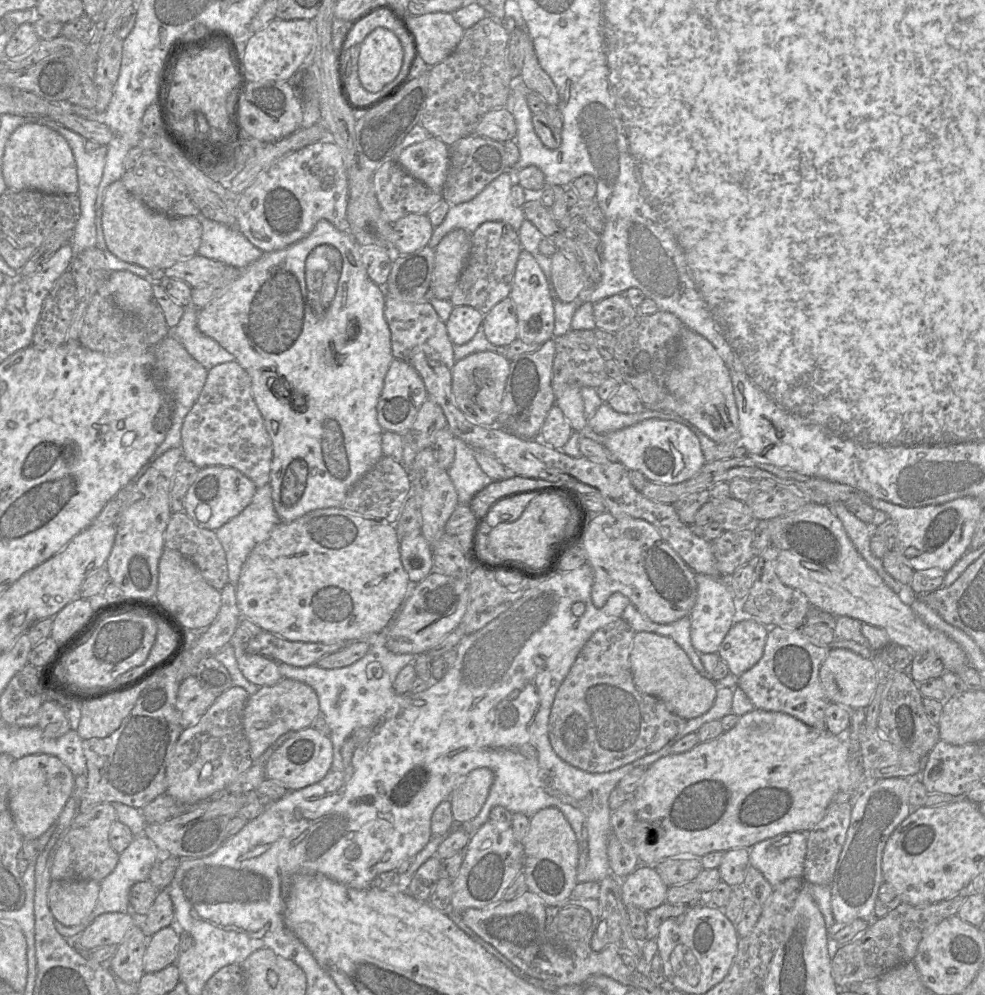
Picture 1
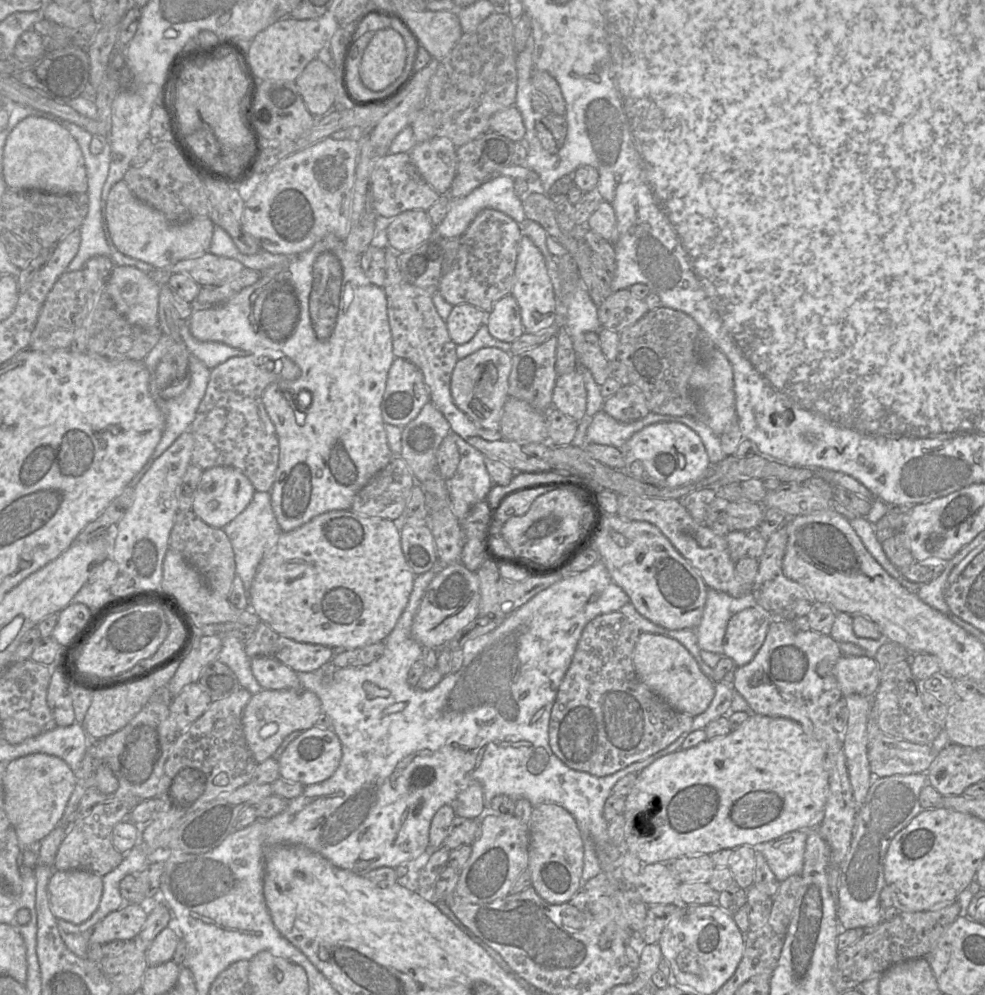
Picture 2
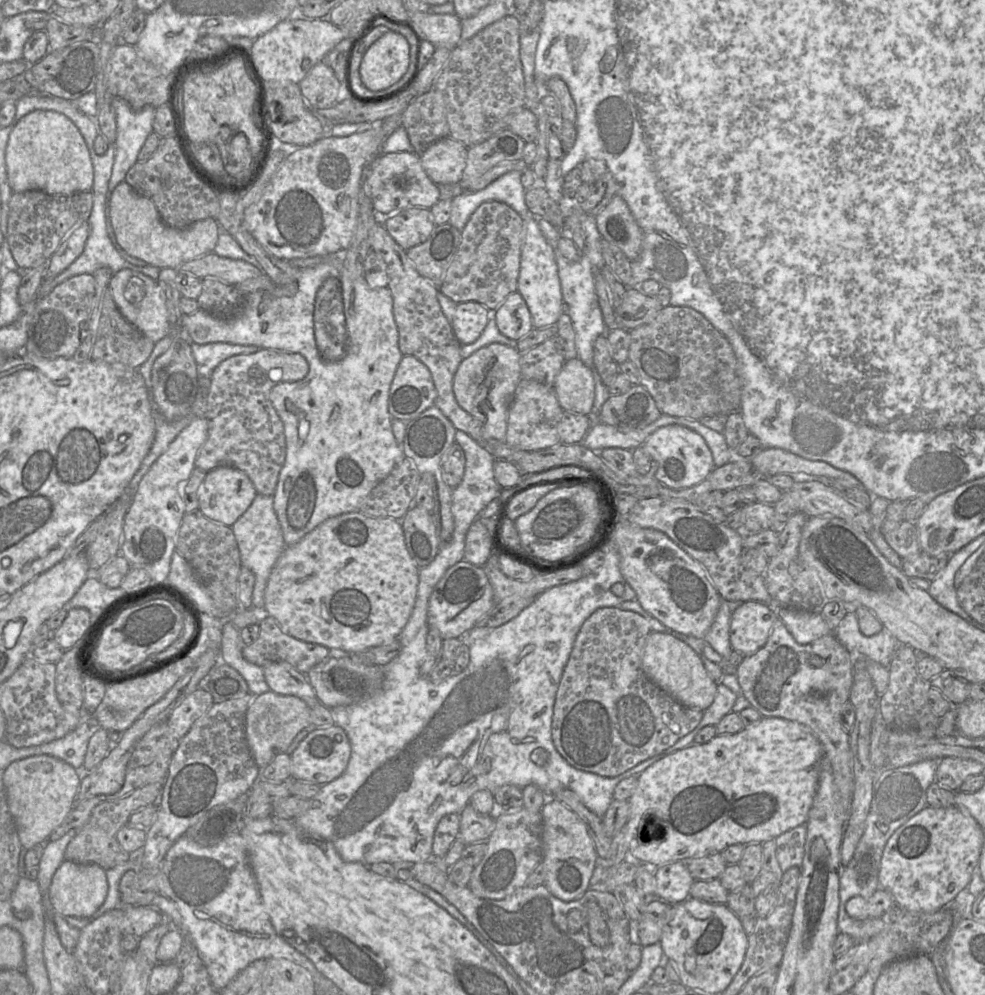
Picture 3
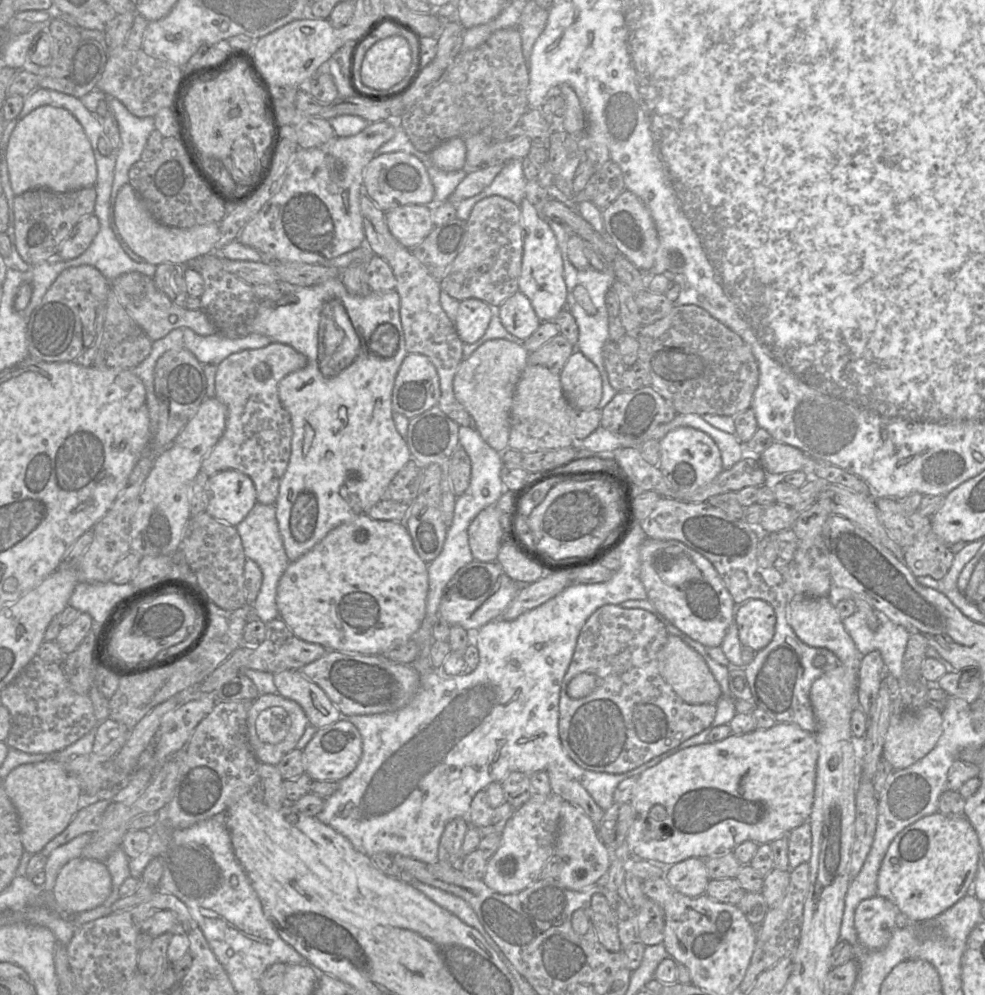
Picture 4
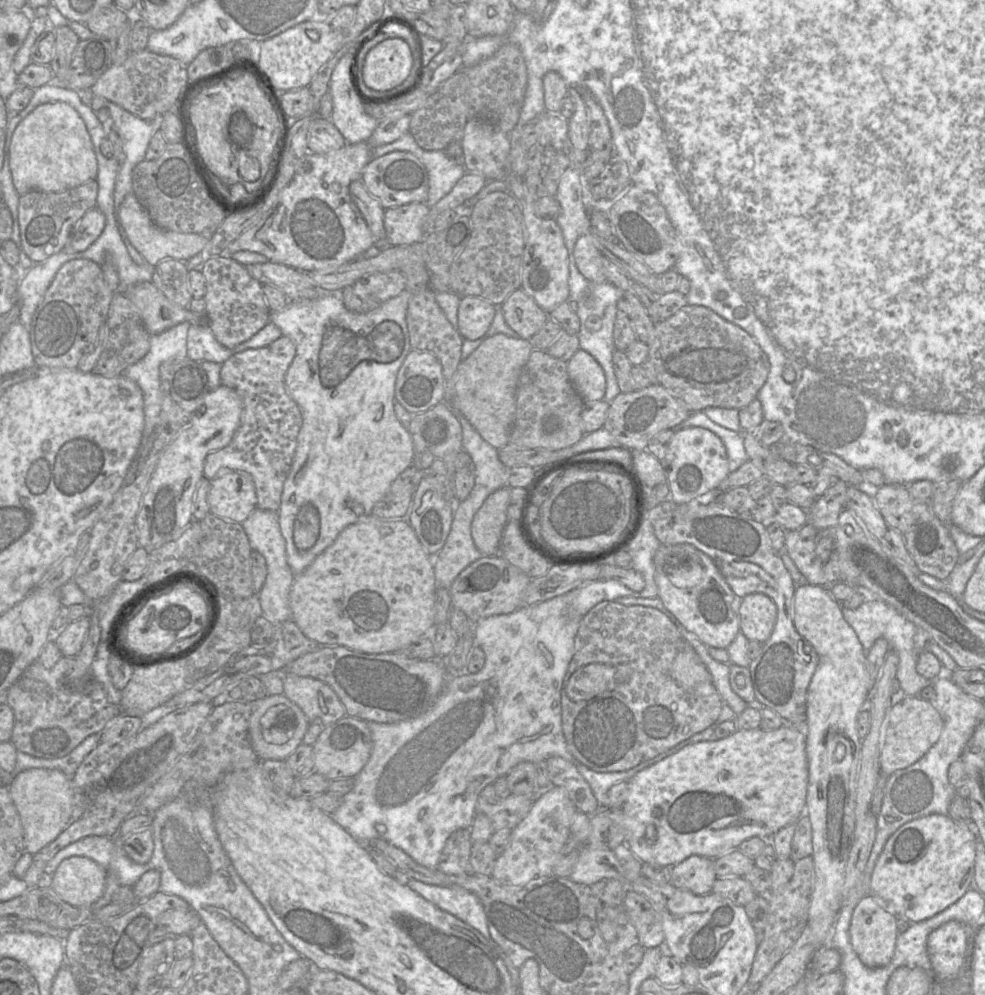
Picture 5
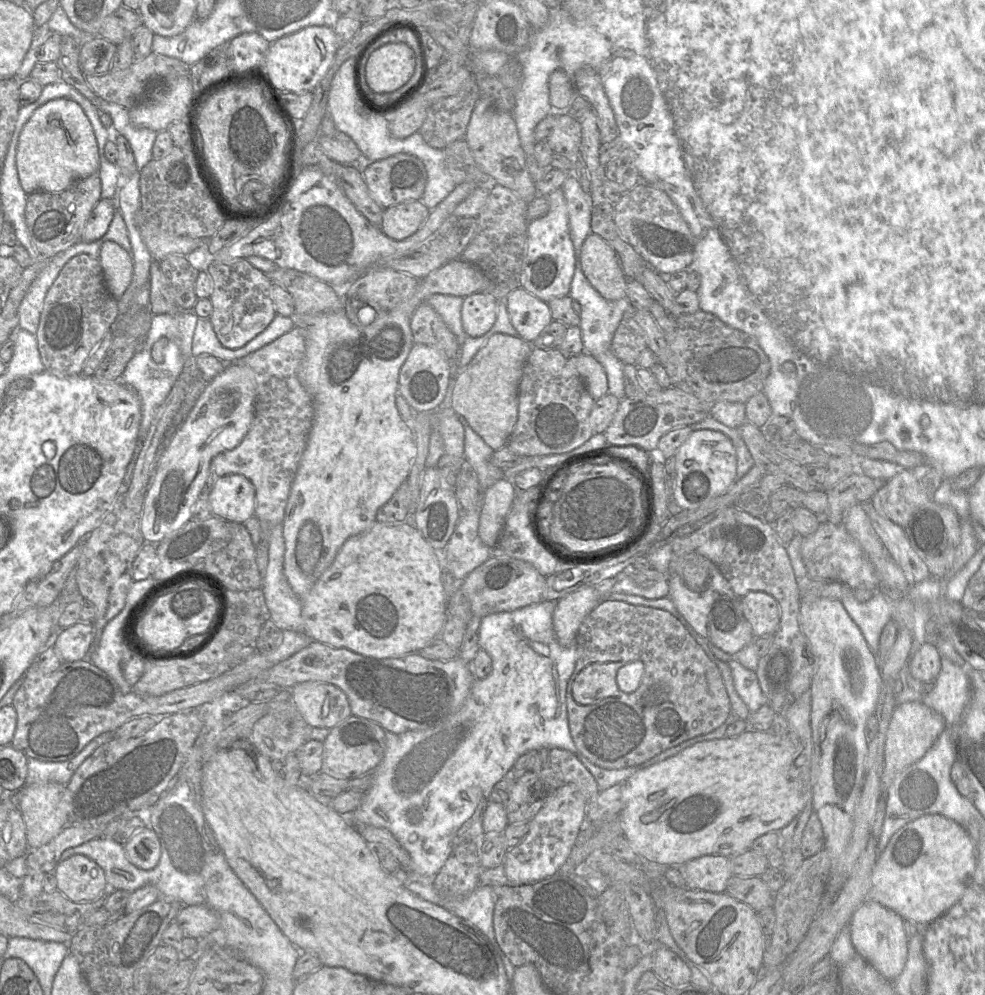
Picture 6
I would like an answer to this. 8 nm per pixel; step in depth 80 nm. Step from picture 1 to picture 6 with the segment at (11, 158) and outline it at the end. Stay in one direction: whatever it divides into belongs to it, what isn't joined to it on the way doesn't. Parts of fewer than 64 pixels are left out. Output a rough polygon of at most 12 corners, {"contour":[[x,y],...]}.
{"contour":[[54,99],[18,140],[27,195],[57,193],[97,174],[81,106]]}

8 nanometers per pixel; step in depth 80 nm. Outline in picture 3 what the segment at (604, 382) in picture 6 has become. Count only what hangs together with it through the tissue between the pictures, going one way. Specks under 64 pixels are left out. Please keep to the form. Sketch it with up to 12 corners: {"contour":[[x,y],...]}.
{"contour":[[565,361],[553,387],[563,410],[590,414],[591,369]]}

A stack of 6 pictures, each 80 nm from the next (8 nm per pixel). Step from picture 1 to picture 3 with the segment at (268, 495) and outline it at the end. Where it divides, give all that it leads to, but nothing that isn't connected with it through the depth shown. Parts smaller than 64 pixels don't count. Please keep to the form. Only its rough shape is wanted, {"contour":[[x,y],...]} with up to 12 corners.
{"contour":[[257,494],[231,526],[264,609],[270,573],[286,545],[273,496]]}

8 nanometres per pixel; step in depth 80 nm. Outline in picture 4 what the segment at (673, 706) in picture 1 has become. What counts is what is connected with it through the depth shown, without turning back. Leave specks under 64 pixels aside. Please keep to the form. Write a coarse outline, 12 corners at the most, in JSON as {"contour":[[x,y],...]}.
{"contour":[[668,634],[659,652],[665,681],[688,704],[722,695],[702,656]]}

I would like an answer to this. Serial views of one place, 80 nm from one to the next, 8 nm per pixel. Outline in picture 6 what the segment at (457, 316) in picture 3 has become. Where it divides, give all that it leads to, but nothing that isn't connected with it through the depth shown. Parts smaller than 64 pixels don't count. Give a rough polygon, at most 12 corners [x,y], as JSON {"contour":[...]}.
{"contour":[[487,292],[464,297],[462,325],[468,337],[487,333],[498,300]]}

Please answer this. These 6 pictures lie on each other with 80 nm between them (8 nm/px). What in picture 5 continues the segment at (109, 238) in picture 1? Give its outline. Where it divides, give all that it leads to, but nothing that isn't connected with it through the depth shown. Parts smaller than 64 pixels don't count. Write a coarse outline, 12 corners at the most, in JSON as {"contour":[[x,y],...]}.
{"contour":[[134,191],[119,219],[132,246],[152,266],[186,262],[211,236],[158,227]]}

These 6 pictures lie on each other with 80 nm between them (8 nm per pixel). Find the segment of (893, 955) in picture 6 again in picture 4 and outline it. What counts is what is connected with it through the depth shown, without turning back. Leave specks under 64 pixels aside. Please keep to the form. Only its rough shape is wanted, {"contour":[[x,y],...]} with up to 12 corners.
{"contour":[[879,895],[854,912],[860,944],[885,947],[897,928],[898,911]]}

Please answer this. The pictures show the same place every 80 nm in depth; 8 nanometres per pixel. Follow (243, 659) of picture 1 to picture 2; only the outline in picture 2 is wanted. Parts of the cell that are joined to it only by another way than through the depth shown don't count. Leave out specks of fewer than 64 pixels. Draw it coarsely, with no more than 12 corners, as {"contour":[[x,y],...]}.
{"contour":[[274,658],[251,659],[263,689],[301,689],[297,673]]}

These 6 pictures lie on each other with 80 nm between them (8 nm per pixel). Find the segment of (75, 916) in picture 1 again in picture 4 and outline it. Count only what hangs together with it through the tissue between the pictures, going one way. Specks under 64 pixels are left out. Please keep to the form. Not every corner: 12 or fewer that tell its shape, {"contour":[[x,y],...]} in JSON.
{"contour":[[78,857],[59,871],[53,897],[74,915],[111,892],[104,862]]}

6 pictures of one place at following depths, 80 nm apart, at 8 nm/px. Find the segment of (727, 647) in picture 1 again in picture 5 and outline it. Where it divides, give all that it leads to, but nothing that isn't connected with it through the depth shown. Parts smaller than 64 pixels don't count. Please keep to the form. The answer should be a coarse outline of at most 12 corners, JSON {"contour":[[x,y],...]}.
{"contour":[[761,593],[732,603],[741,633],[764,644],[771,636],[777,607]]}

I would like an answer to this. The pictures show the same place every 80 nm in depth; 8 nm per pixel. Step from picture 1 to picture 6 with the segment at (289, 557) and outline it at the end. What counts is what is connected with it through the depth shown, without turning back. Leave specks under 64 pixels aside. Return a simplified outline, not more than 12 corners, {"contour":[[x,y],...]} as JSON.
{"contour":[[411,522],[349,537],[301,597],[312,640],[417,653],[448,619]]}

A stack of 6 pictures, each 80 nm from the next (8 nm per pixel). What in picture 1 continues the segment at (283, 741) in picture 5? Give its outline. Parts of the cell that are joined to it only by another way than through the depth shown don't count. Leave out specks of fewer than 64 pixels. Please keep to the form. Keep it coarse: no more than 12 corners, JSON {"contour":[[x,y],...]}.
{"contour":[[282,678],[243,710],[253,760],[288,731],[310,727],[318,696]]}

